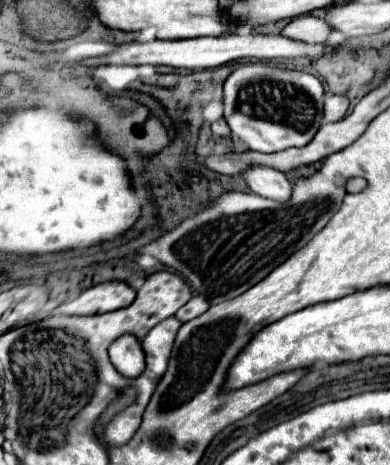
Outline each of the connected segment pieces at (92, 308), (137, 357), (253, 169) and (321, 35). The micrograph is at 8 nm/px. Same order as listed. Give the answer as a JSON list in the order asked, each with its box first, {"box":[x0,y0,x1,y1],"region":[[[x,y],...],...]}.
[{"box":[53,281,135,315],"region":[[[105,281],[85,289],[77,299],[59,305],[53,313],[97,315],[127,307],[135,299],[135,289],[123,281]]]},{"box":[109,333,145,379],"region":[[[127,333],[121,335],[117,341],[113,341],[113,345],[109,347],[109,357],[115,369],[129,379],[141,375],[141,371],[145,369],[143,345],[141,339],[137,339],[135,335]]]},{"box":[241,165,291,201],"region":[[[251,165],[247,167],[241,177],[245,179],[247,187],[267,199],[275,199],[275,201],[285,201],[291,195],[291,183],[287,181],[285,173],[273,169],[273,167],[265,167],[265,165]]]},{"box":[281,15,331,45],"region":[[[301,15],[291,19],[283,27],[281,35],[285,35],[287,39],[297,39],[313,45],[313,43],[325,43],[331,35],[331,27],[327,25],[325,19],[317,19],[313,15]]]}]

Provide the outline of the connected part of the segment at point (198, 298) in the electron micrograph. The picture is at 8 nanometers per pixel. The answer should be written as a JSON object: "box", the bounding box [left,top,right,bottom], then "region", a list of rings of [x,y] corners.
{"box":[177,295,209,321],"region":[[[195,295],[177,311],[177,319],[179,321],[191,321],[193,317],[205,313],[207,309],[209,309],[209,301],[203,295]]]}

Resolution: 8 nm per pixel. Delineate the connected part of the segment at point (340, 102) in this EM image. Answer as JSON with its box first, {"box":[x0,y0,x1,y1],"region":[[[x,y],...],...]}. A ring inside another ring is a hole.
{"box":[325,95,349,123],"region":[[[327,95],[325,97],[325,123],[335,123],[341,121],[343,115],[347,113],[349,99],[343,95]]]}

